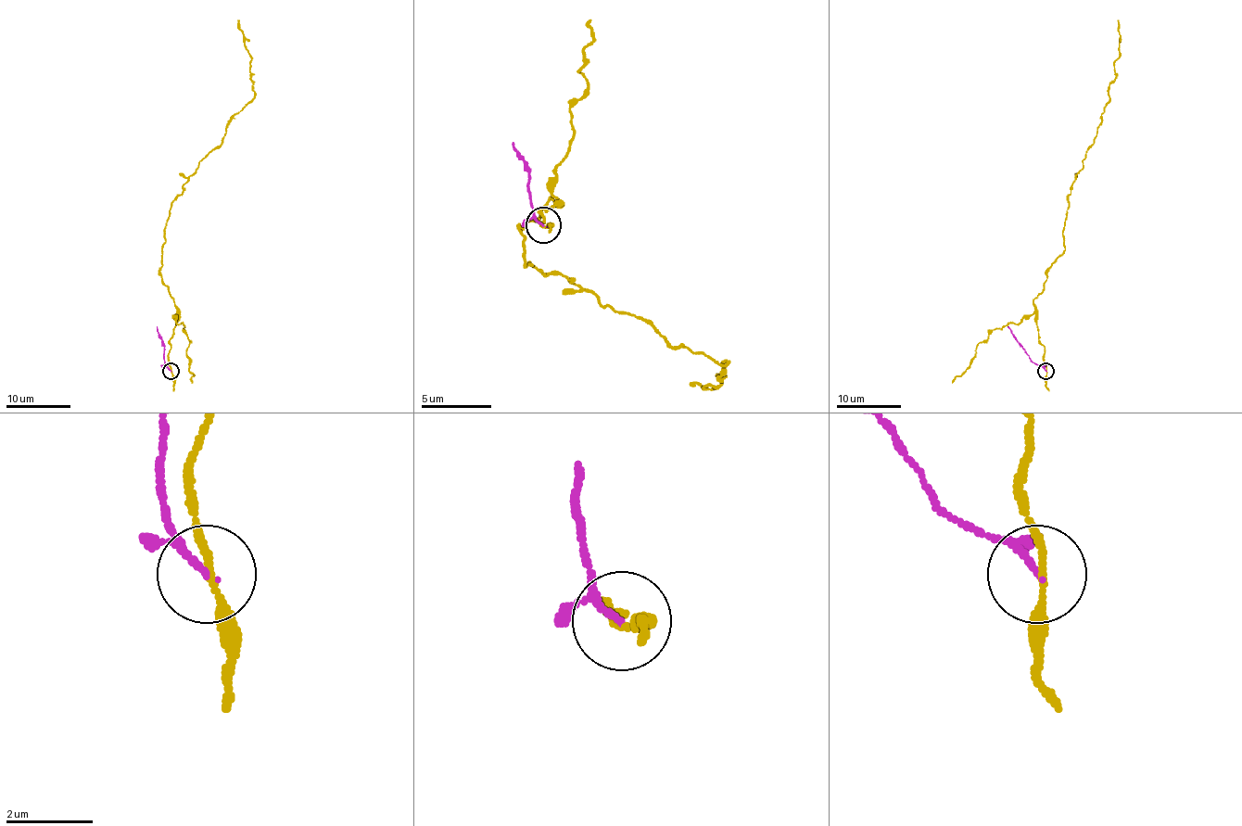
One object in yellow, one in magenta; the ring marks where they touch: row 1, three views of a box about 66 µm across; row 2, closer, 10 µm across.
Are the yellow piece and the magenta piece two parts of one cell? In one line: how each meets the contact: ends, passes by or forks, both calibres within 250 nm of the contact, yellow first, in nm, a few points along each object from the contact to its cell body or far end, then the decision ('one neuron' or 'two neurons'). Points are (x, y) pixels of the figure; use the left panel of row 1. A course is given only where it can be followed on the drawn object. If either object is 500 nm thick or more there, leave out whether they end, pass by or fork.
yellow passes by; magenta passes by; 160 nm thick on the yellow side, 100 nm on the other; yellow runs (170, 370), (178, 315), (160, 269), (165, 223), (183, 184), (254, 96), (250, 54), (237, 20); magenta runs (170, 370), (163, 359), (163, 341), (157, 326); two neurons

